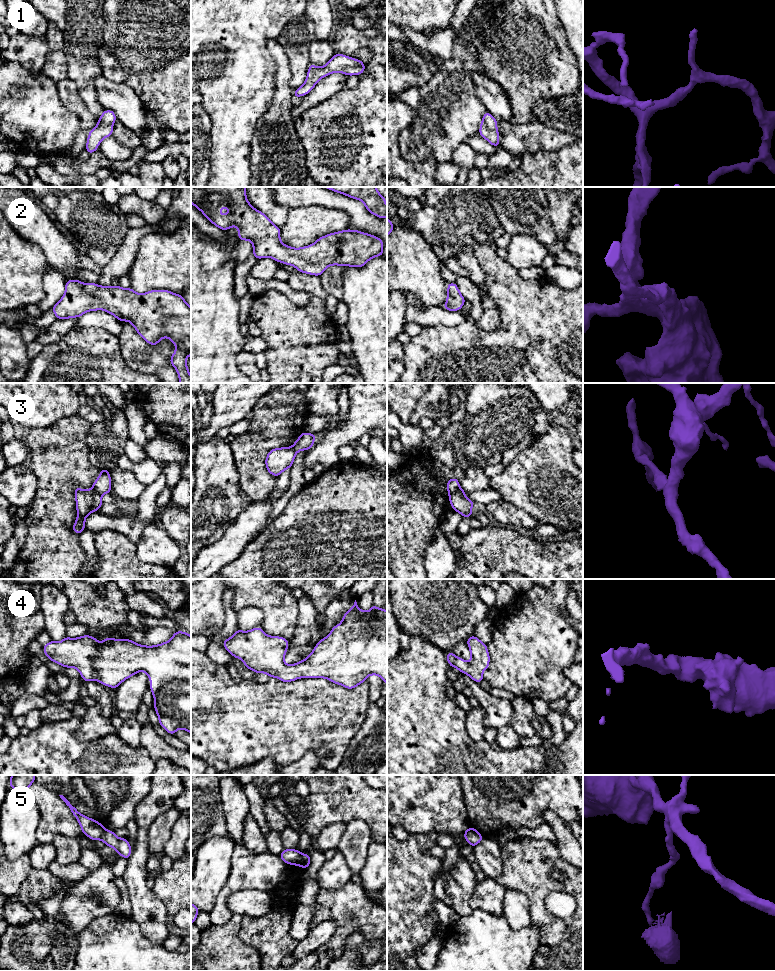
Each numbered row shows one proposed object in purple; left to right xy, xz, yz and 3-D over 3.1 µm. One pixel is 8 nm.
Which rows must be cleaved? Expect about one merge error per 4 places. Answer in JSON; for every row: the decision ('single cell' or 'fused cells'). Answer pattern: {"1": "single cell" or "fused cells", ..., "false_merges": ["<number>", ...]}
{"1": "single cell", "2": "single cell", "3": "fused cells", "4": "single cell", "5": "fused cells", "false_merges": ["3", "5"]}

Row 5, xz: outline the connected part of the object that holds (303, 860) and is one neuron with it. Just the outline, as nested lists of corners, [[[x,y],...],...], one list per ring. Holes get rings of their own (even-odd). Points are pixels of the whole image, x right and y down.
[[[301,853],[295,865],[307,869],[308,866],[310,865],[310,862],[311,862],[310,855]]]

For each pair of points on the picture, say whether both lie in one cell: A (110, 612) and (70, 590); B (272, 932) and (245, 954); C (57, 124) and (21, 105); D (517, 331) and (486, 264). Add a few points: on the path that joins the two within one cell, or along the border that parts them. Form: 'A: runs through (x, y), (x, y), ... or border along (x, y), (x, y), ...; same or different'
A: runs through (100, 609), (92, 601), (85, 599), (80, 594); same
B: border along (240, 927), (240, 938), (258, 952), (261, 960); different
C: runs through (48, 124), (39, 123), (30, 114); same
D: runs through (517, 314), (517, 299), (503, 281); same

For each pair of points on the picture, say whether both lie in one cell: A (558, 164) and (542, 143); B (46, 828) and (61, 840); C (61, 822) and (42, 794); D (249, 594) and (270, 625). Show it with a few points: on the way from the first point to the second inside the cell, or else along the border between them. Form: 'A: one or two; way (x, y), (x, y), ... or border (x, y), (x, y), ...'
A: two; border (570, 143), (553, 151), (536, 151), (525, 154)
B: two; border (77, 839), (57, 835), (52, 842)
C: one; way (55, 815), (48, 801)
D: one; way (258, 599), (270, 611), (270, 616)

